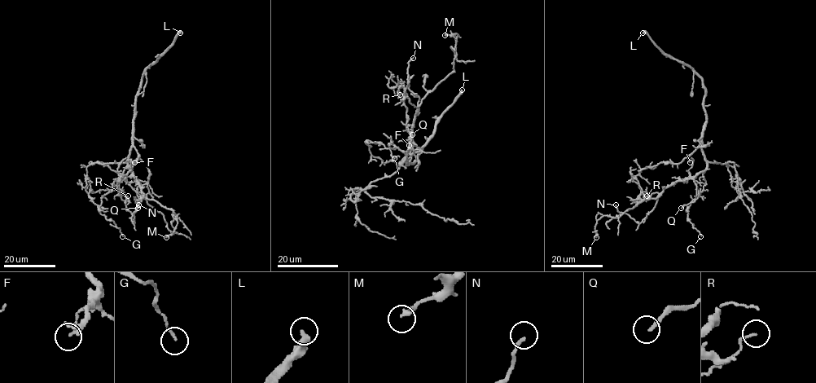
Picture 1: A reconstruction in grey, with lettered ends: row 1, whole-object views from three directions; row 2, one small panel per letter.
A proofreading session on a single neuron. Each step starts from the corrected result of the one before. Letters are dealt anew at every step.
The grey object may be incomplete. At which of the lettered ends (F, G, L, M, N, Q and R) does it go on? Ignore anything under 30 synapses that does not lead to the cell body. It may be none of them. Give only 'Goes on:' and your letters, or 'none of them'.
Goes on: L

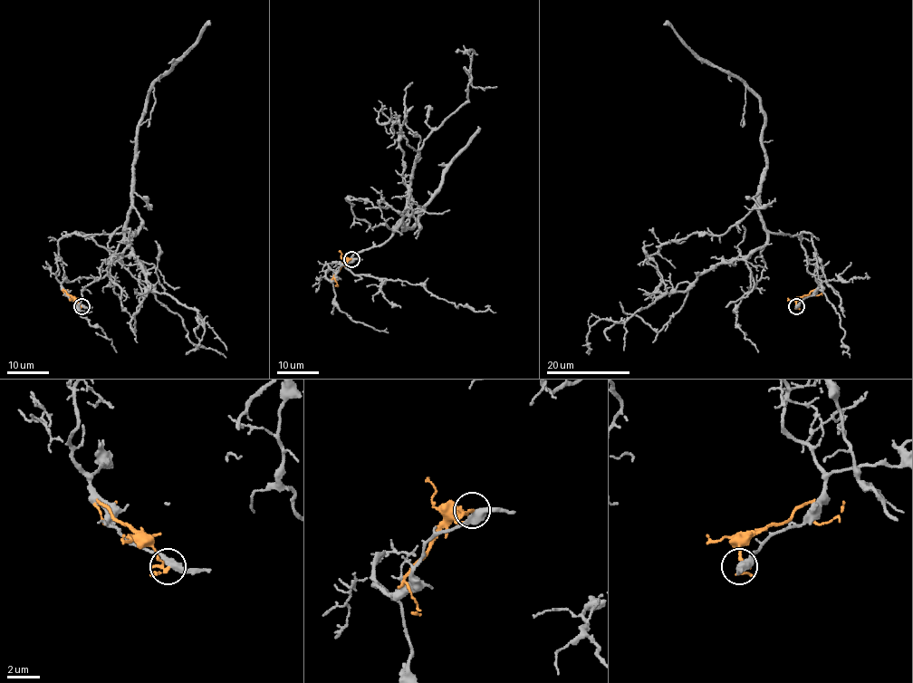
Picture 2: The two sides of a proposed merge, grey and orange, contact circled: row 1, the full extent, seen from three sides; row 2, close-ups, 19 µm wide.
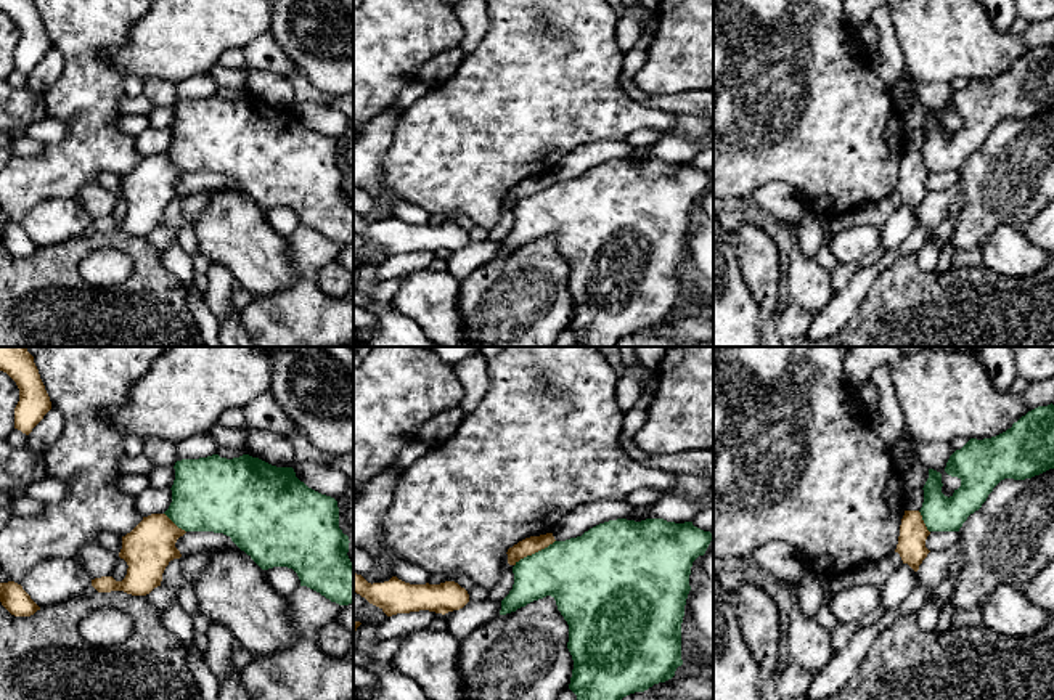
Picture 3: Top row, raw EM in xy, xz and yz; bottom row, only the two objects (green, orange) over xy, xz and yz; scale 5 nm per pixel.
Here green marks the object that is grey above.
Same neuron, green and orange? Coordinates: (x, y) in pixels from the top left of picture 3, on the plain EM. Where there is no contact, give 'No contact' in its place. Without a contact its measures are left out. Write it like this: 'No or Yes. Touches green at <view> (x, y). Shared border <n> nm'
Yes. Touches green at xz (535, 193). Shared border 240 nm

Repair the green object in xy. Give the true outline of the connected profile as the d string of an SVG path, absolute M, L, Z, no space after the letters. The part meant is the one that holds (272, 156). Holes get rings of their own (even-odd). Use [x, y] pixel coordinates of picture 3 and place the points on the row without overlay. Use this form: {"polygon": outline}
{"polygon": "M219 95L182 100L175 103L174 109L175 120L170 128L172 143L169 149L164 154L143 157L130 173L122 177L119 197L129 206L127 215L122 222L116 222L112 217L92 220L92 226L98 233L149 234L161 226L162 214L169 202L182 197L175 188L180 177L186 172L214 172L230 177L262 210L273 207L292 209L300 220L300 226L307 226L339 246L353 244L353 204L347 196L350 181L339 169L339 148L334 138L308 128L296 117L292 108L276 108L249 95L233 100L220 98Z"}

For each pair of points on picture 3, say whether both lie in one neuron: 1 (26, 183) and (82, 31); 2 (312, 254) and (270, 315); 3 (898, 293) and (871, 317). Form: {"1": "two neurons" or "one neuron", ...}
{"1": "one neuron", "2": "one neuron", "3": "one neuron"}

